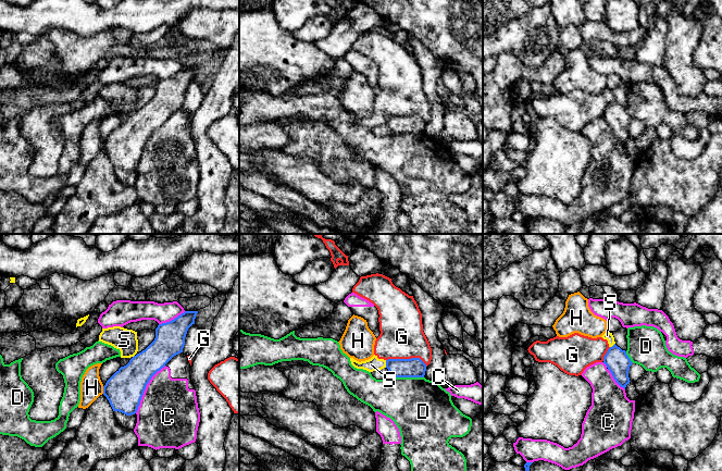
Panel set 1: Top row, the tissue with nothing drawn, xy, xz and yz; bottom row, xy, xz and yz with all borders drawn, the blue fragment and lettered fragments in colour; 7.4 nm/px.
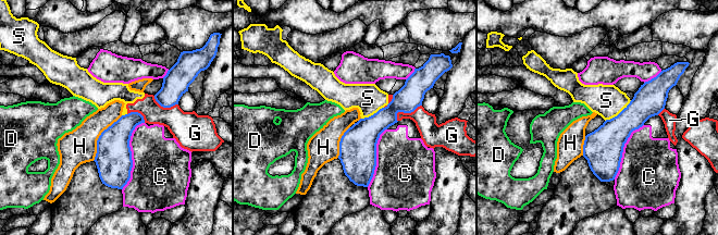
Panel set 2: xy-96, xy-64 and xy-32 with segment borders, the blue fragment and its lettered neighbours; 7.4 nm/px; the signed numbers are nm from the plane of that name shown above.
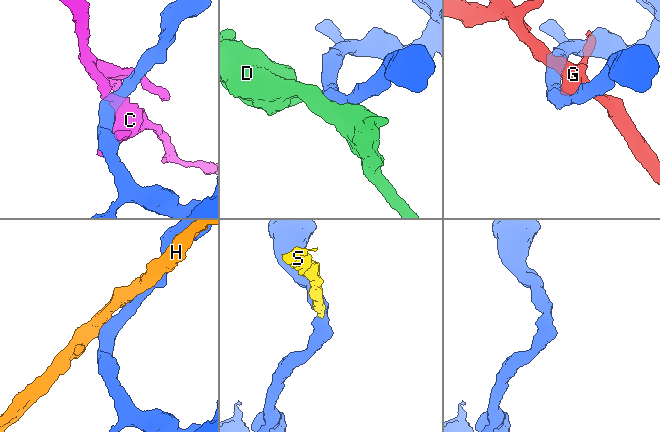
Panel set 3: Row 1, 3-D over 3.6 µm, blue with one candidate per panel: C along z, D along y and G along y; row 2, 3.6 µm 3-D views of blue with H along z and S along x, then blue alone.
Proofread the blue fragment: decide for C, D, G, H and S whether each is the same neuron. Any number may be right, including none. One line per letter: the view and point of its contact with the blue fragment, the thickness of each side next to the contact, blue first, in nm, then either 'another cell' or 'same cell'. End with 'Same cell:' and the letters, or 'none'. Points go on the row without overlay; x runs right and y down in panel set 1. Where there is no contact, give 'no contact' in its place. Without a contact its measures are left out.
C: xy (145, 145) | 280/440 nm | another cell
D: xz (408, 133) | 140/440 nm | another cell
G: xz (407, 115) | 140/320 nm | another cell
H: xy (103, 146) | 280/170 nm | another cell
S: xz (386, 120) | 140/100 nm | another cell
Same cell: none

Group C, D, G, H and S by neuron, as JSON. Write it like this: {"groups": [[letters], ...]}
{"groups": [["C"], ["D"], ["G", "S"], ["H"]]}

